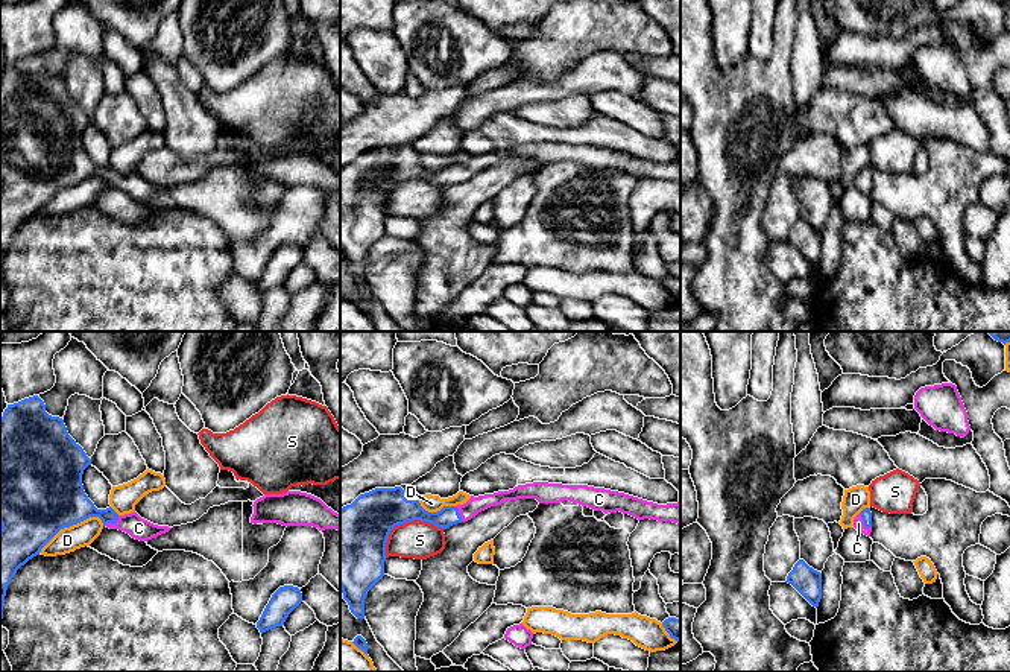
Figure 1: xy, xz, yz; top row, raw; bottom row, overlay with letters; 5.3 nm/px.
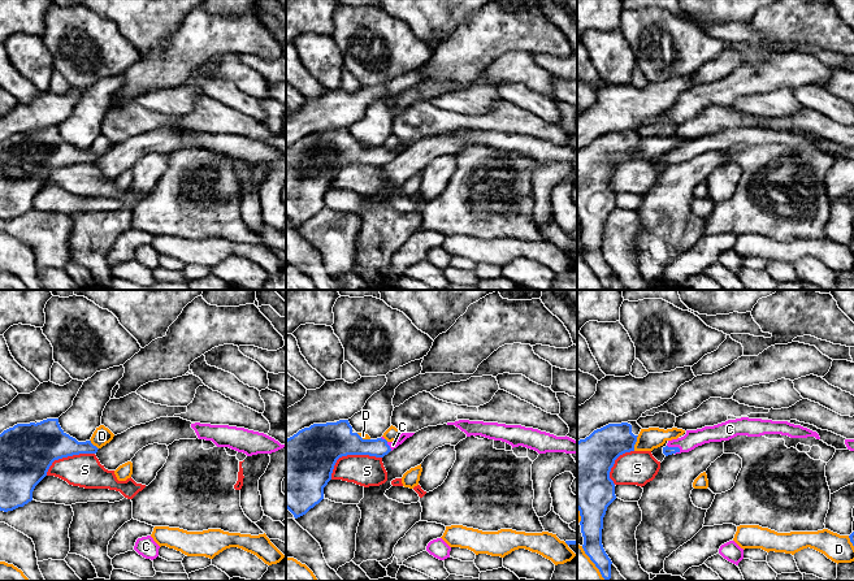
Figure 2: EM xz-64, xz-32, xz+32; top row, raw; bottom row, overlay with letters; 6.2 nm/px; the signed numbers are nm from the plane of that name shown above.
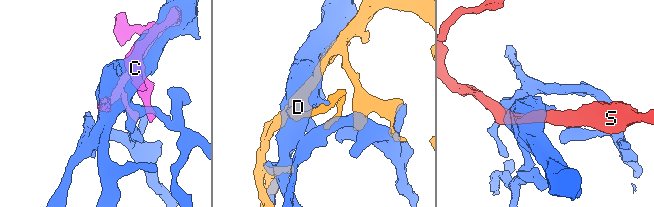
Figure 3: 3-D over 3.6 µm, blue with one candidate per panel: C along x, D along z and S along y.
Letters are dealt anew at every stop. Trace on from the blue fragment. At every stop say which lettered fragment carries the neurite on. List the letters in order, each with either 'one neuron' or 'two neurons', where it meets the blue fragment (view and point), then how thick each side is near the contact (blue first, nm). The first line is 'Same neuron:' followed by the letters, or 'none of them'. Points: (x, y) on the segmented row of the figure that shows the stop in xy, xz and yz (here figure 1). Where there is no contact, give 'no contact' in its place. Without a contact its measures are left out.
Same neuron: C
C: one neuron | yz (864, 522) | 60/60 nm
D: two neurons | xy (70, 525) | 480/130 nm
S: two neurons | xz (404, 522) | 300/200 nm

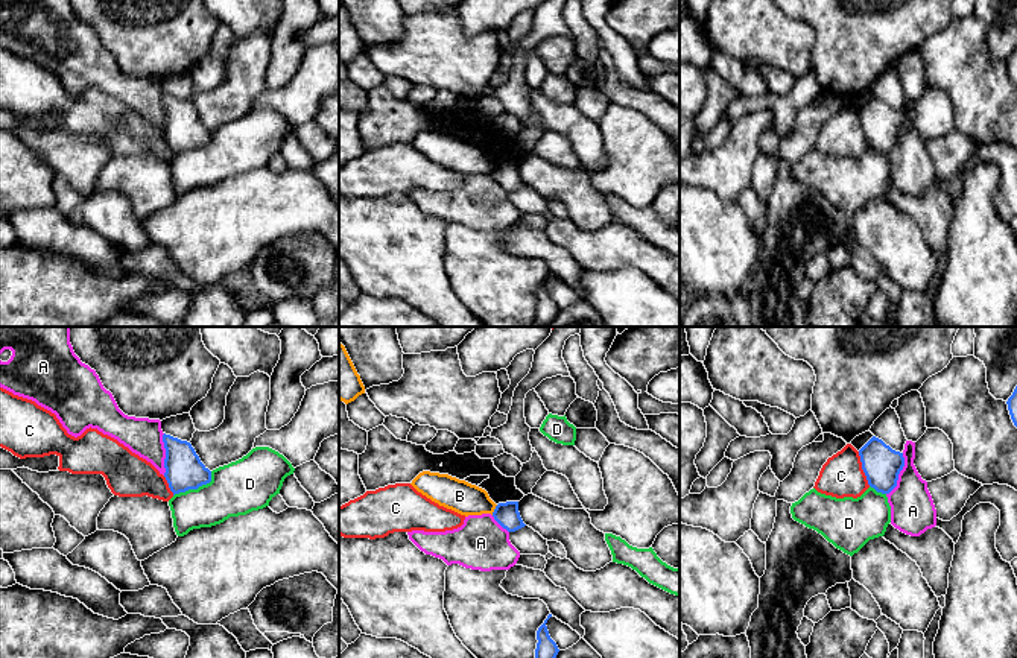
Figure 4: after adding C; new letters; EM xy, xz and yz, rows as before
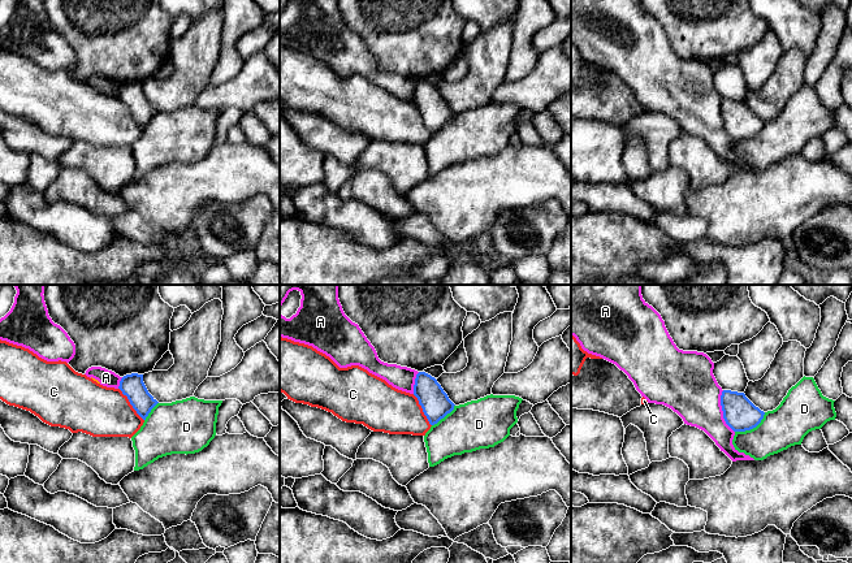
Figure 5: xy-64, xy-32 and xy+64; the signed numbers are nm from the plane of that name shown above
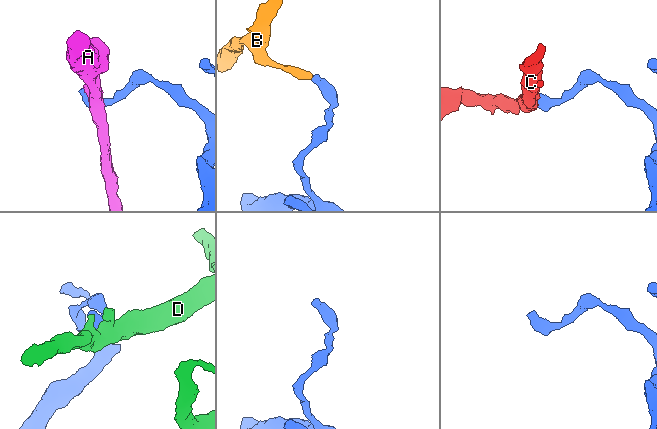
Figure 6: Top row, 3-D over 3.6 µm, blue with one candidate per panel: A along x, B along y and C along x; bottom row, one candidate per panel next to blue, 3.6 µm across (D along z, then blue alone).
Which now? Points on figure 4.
Same neuron: none of them
A: two neurons | yz (899, 473) | 200/240 nm
B: two neurons | xz (494, 509) | 130/170 nm
C: two neurons | yz (862, 468) | 200/220 nm
D: two neurons | xy (196, 488) | 200/280 nm

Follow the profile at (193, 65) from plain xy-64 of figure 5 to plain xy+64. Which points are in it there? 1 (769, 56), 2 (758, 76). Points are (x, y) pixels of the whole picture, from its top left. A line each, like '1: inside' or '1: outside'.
1: outside
2: outside

